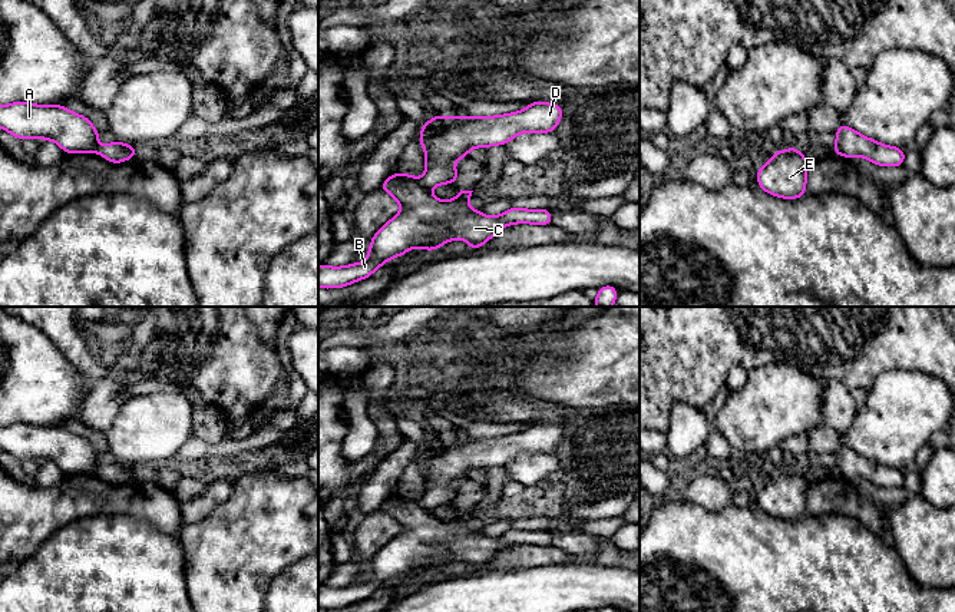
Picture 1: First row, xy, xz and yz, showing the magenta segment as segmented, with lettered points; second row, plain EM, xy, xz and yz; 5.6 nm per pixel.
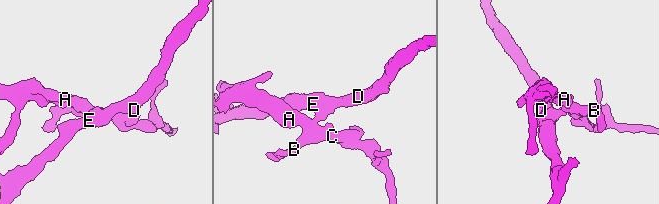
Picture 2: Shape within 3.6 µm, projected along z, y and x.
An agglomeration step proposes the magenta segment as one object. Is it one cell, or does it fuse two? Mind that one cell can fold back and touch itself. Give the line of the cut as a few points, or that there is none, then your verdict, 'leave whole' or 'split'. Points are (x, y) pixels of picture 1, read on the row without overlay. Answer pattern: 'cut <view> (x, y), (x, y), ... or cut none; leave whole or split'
cut xz (419, 500), (428, 510); split

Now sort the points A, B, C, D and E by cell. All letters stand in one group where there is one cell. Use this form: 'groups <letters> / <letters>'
groups A B C / D E

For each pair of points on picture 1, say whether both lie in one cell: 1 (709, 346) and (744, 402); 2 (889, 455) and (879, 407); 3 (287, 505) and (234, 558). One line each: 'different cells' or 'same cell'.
1: different cells
2: same cell
3: same cell

